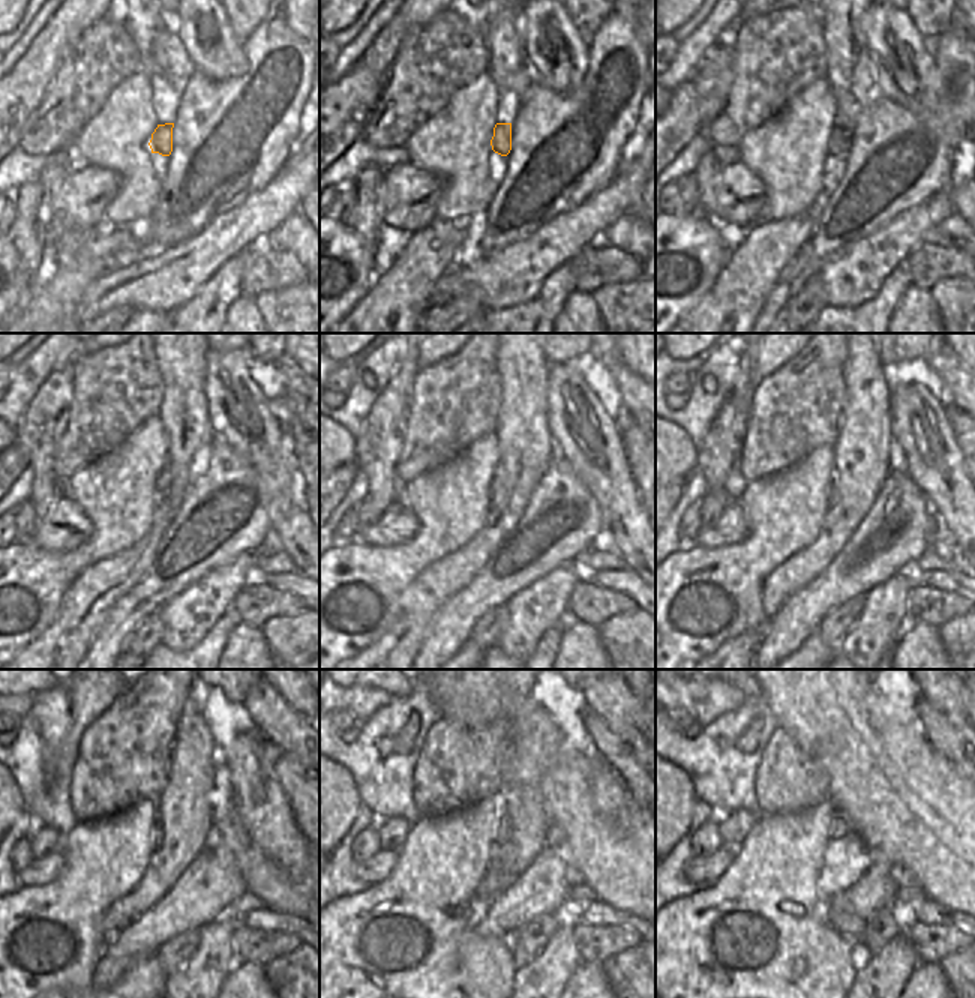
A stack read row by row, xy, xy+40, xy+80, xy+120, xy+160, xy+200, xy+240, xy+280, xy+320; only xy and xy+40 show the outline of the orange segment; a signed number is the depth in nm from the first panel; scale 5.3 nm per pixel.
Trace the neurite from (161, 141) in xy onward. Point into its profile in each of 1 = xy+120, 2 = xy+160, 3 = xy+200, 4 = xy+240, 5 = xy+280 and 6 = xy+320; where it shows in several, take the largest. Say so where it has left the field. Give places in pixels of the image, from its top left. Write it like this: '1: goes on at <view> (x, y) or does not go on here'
1: goes on at xy+120 (164, 479)
2: goes on at xy+160 (497, 479)
3: goes on at xy+200 (830, 498)
4: goes on at xy+240 (158, 832)
5: goes on at xy+280 (500, 829)
6: goes on at xy+320 (840, 827)

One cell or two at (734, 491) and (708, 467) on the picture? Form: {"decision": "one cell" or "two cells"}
{"decision": "two cells"}

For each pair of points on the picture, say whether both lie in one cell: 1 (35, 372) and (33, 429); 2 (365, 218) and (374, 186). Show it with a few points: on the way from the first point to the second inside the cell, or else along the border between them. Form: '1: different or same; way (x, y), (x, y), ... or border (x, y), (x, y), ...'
1: different; border (59, 369), (38, 389), (18, 425)
2: same; way (366, 210), (368, 194)

